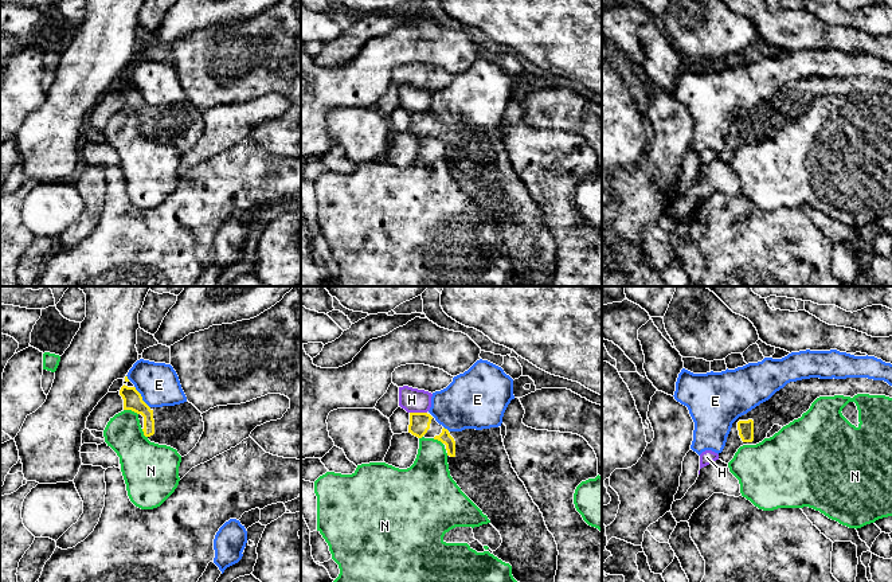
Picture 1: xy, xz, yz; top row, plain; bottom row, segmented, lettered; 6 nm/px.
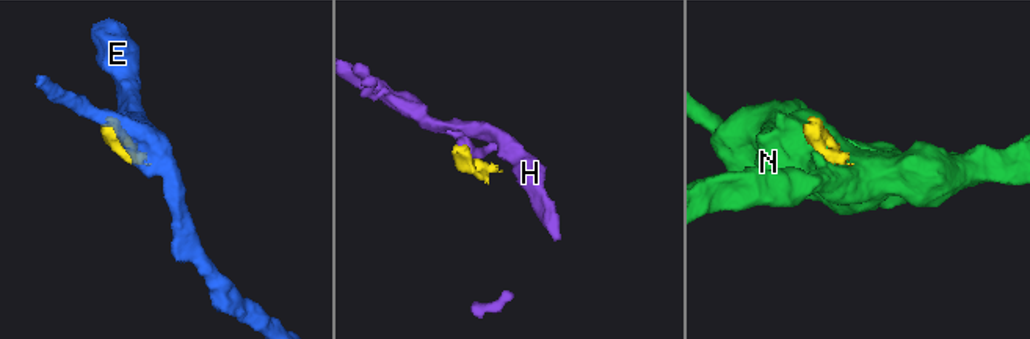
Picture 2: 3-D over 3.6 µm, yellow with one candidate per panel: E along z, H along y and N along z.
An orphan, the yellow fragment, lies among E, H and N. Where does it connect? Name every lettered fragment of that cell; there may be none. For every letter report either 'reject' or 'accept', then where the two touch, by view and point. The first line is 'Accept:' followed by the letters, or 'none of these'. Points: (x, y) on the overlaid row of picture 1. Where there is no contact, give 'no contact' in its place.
Accept: none of these
E: reject; contact xy (141, 397)
H: reject; contact xz (418, 413)
N: reject; contact xy (130, 409)

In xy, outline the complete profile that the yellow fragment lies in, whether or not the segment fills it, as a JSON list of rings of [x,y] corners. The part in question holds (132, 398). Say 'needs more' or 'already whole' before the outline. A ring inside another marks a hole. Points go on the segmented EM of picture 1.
needs more | [[[122,386],[124,410],[138,414],[144,435],[154,444],[167,445],[184,457],[199,442],[204,422],[202,413],[188,401],[175,406],[149,407],[136,387]]]

